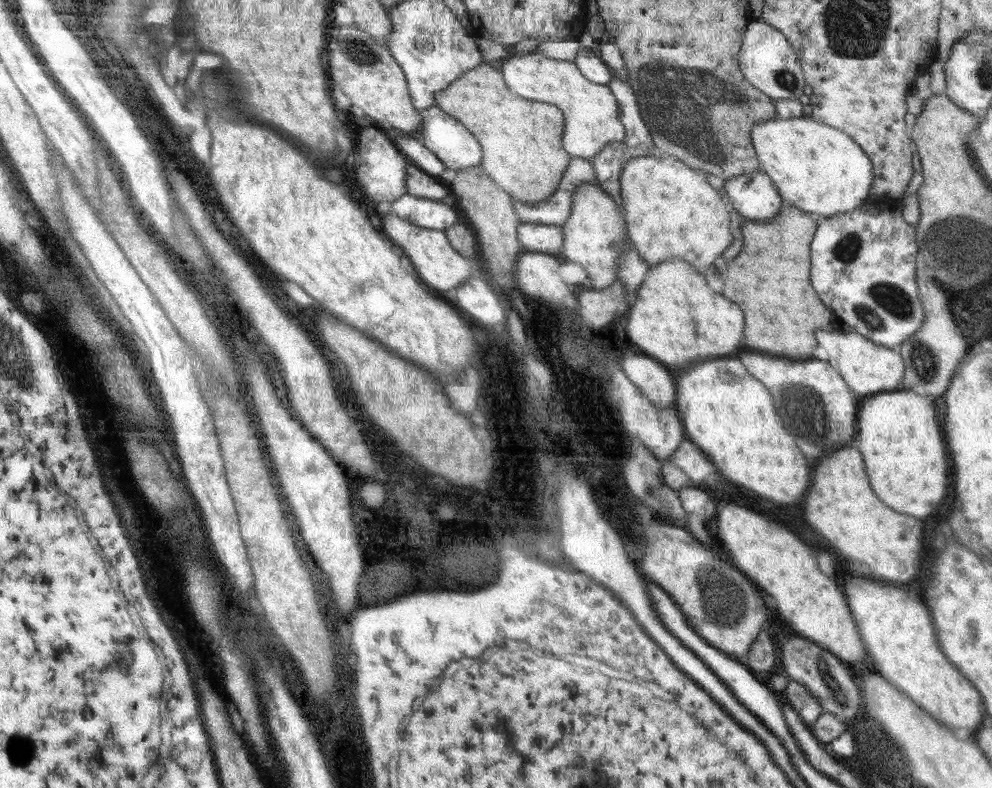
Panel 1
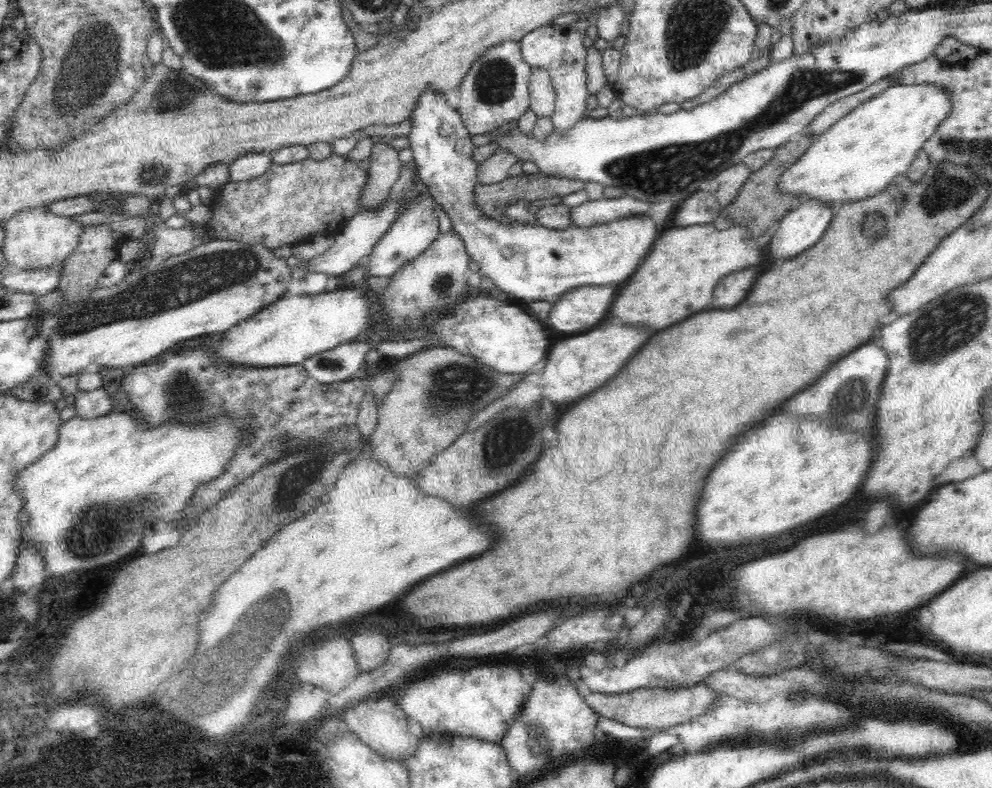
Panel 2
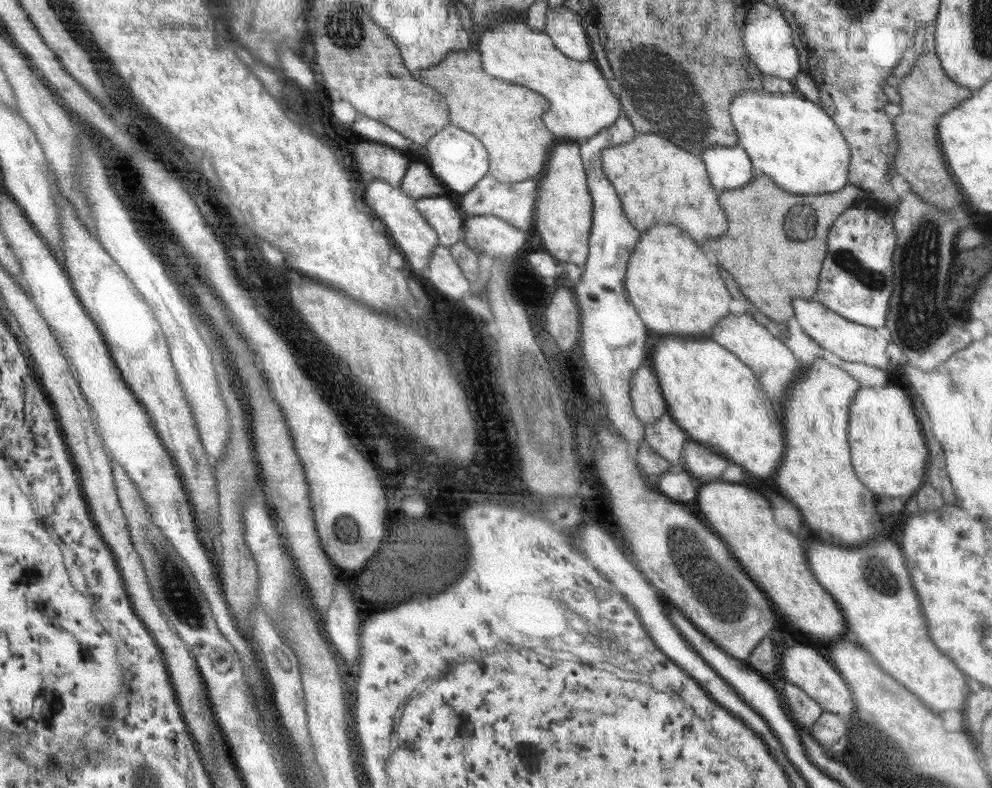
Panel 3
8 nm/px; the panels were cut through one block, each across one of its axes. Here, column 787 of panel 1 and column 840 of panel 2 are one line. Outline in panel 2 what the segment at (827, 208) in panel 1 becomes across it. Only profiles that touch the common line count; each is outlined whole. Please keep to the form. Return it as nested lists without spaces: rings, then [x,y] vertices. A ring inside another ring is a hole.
[[[937,84],[895,85],[871,100],[858,105],[817,136],[808,150],[780,176],[776,188],[782,192],[804,195],[808,200],[821,200],[827,205],[862,200],[880,192],[898,175],[904,175],[915,154],[936,133],[944,118],[952,111],[953,98]]]

